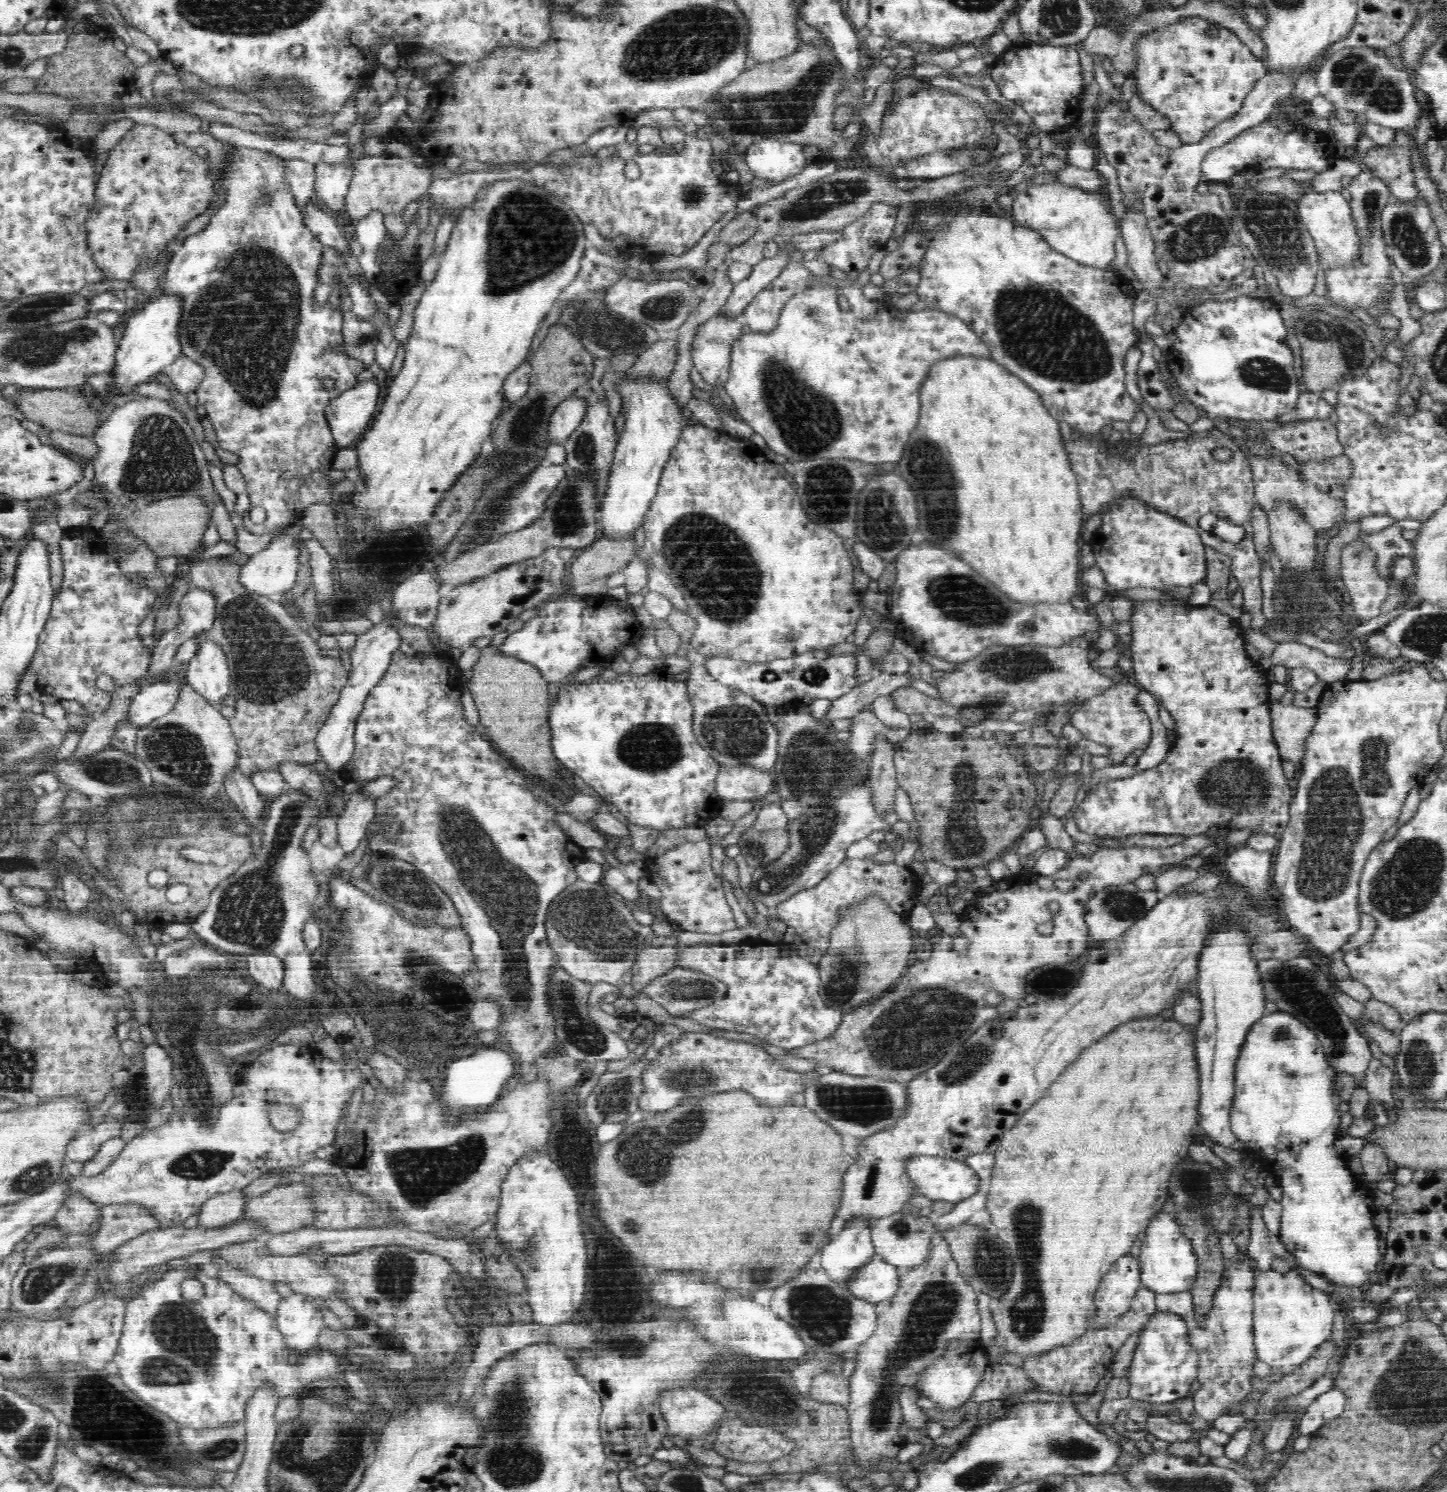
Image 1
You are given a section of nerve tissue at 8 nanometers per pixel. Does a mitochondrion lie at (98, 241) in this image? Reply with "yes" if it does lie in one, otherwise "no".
no

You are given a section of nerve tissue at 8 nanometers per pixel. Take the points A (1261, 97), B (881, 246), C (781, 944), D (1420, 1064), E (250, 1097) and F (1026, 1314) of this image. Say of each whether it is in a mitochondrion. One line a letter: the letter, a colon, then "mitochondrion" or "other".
A: other
B: other
C: other
D: mitochondrion
E: other
F: mitochondrion

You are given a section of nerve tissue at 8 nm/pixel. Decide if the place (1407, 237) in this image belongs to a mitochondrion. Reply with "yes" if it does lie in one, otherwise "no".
yes

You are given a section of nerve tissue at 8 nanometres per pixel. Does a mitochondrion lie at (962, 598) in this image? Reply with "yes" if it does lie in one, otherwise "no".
yes

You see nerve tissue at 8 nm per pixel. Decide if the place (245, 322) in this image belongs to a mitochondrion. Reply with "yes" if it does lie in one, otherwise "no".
yes

